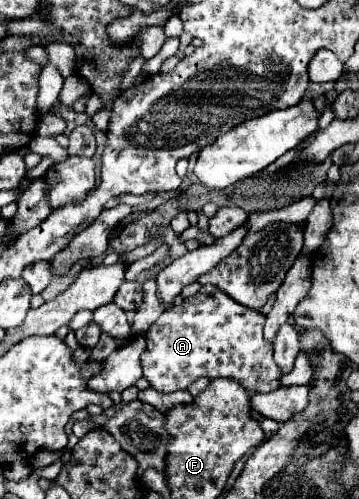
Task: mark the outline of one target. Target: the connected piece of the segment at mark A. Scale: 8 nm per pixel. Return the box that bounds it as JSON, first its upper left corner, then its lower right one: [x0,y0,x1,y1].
[141,286,281,392]

